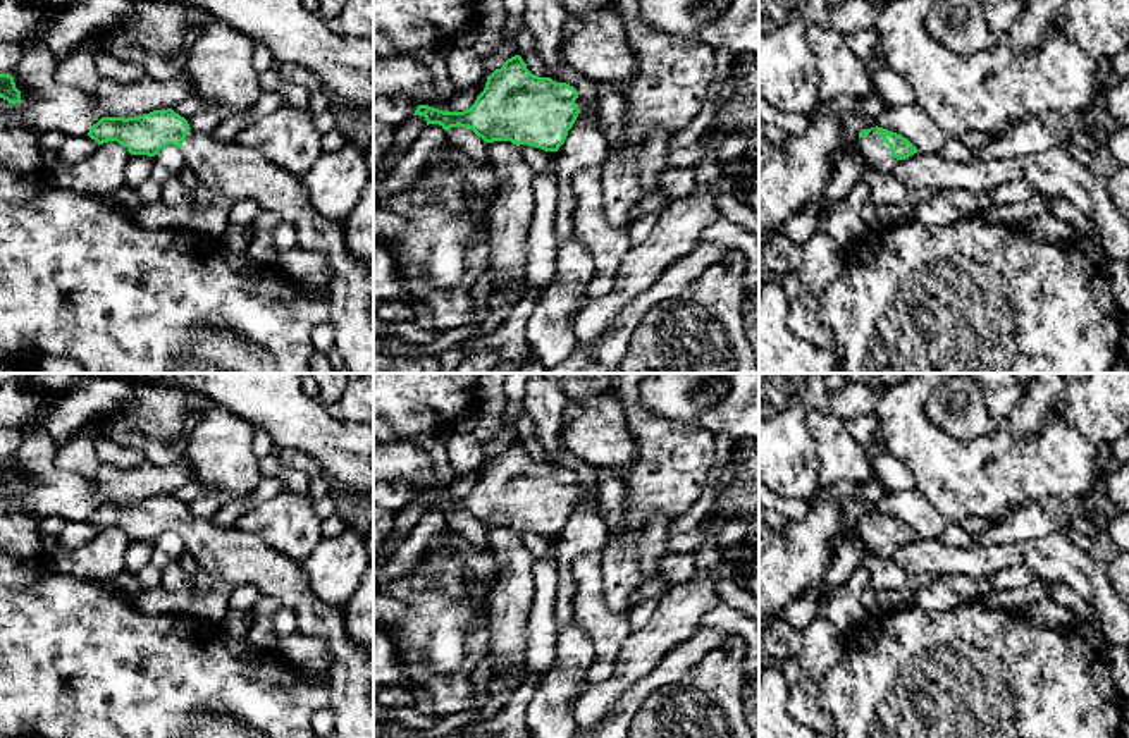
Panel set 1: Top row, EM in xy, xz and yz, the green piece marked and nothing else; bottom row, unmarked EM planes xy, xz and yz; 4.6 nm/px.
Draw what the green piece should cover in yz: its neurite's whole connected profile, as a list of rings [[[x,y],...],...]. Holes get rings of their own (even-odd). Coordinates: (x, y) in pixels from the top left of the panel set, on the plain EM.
[[[878,511],[862,514],[855,528],[862,538],[864,550],[883,559],[891,559],[898,545],[917,538],[917,533],[907,523]]]

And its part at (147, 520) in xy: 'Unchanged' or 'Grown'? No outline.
Grown

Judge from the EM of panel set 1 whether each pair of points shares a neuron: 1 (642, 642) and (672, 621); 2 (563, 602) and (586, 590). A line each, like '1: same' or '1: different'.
1: same
2: different

